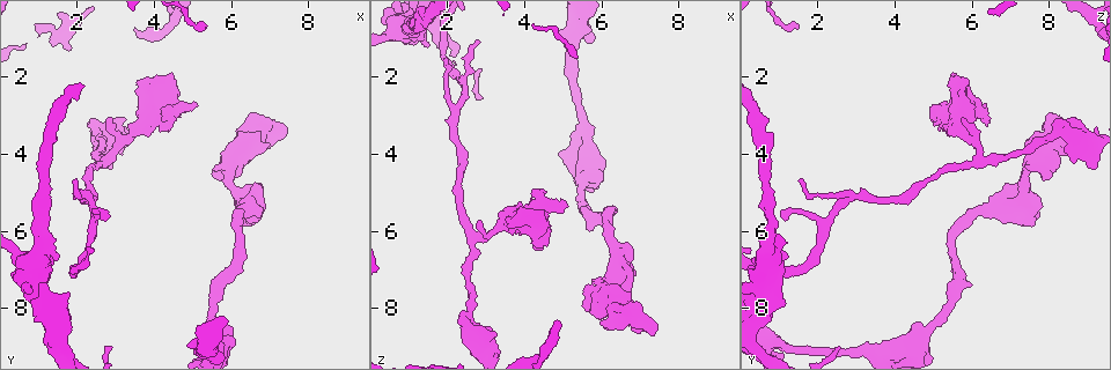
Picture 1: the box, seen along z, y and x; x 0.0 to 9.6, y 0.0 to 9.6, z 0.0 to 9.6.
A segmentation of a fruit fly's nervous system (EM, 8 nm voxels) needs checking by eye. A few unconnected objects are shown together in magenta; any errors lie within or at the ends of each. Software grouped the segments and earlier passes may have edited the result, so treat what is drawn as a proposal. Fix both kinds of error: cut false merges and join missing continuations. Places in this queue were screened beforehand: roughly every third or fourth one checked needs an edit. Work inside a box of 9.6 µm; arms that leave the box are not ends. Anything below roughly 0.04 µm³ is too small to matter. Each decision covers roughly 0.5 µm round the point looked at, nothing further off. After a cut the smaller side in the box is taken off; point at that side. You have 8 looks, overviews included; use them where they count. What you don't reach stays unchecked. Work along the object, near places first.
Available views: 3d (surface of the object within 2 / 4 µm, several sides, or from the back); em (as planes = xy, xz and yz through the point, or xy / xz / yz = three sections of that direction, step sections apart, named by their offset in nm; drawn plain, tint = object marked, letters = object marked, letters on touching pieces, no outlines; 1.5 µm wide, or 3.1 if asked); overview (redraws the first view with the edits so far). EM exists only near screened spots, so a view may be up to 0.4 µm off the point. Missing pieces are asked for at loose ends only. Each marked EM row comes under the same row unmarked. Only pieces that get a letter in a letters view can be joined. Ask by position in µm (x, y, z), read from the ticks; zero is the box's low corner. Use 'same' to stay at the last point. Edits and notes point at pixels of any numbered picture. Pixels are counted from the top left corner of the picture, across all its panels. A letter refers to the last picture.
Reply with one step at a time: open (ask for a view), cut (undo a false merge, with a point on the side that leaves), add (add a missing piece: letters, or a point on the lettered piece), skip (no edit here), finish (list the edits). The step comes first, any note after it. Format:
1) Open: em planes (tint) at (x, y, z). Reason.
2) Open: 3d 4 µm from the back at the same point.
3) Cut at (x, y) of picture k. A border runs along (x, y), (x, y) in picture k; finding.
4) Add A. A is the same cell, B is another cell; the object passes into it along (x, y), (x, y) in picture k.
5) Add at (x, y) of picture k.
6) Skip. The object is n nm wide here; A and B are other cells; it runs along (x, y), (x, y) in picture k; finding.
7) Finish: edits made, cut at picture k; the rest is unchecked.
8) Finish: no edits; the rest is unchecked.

Open: 3d 2 µm at (4.25, 2.80, 4.90). An open end.

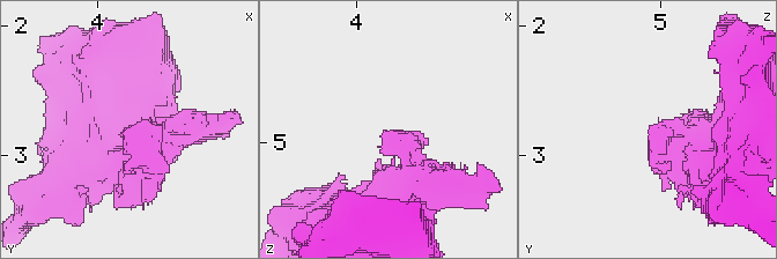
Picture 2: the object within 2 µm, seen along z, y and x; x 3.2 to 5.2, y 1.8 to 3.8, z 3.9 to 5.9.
Open: em planes (letters) at (4.32, 2.74, 4.96). Shape alone is not enough.

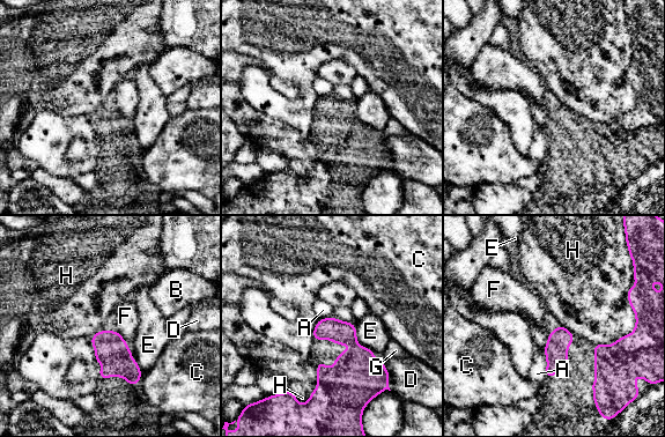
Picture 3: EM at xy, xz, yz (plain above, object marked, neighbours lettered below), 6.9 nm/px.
Skip. A, B, C, D, E, F, G and H are other cells; a border runs along (116, 331), (131, 352) in picture 3; no lettered piece goes on from it.

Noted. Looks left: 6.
Open: 3d 4 µm at (2.80, 4.20, 6.15). Calibre changes.

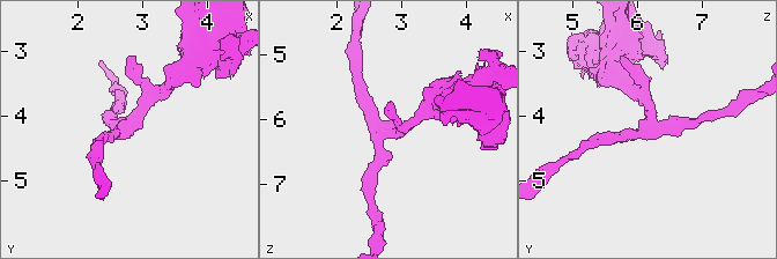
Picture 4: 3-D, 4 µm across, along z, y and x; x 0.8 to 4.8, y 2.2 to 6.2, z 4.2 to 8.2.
Open: em planes (tint) at (2.75, 4.15, 6.10). 3 arms meet here; the arms are 160, 160, 180 nm wide; now the EM.

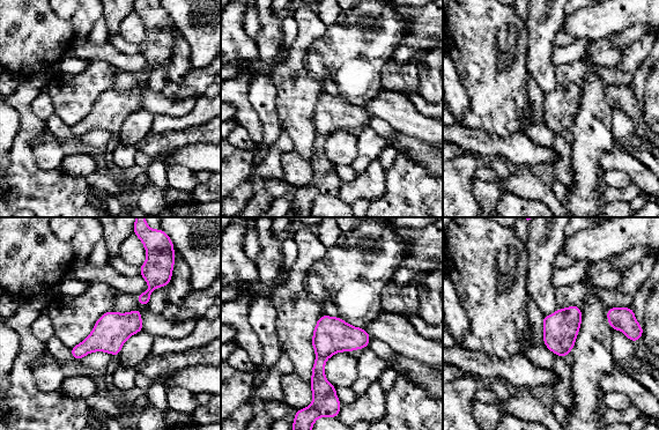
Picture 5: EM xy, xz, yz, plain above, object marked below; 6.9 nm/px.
Open: em planes (letters) at the same point. See the neighbours.

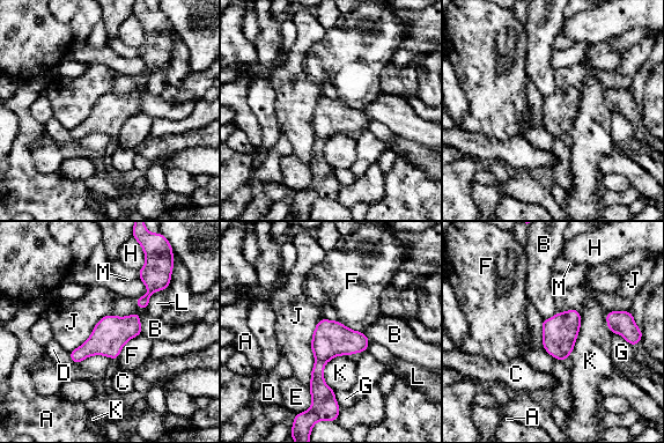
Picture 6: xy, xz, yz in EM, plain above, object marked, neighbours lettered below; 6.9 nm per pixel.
Skip. The longest contact is with J, 500 nm; A, B, C, D, E, F, G, H, J, K, L and M are other cells; a border runs along (141, 333), (125, 344), (117, 359) in picture 6; one neuron here.

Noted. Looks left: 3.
Open: em planes (letters) at (2.75, 5.75, 1.20).

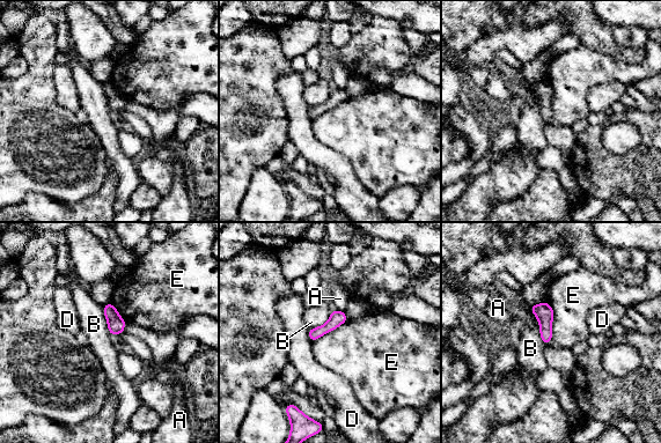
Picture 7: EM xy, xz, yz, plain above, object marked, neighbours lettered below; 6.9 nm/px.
Skip. A, B, D and E are other cells; a border runs along (546, 301), (552, 309), (550, 344) in picture 7; no lettered piece goes on from it.

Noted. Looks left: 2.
Finish: no edits; the rest is unchecked.

